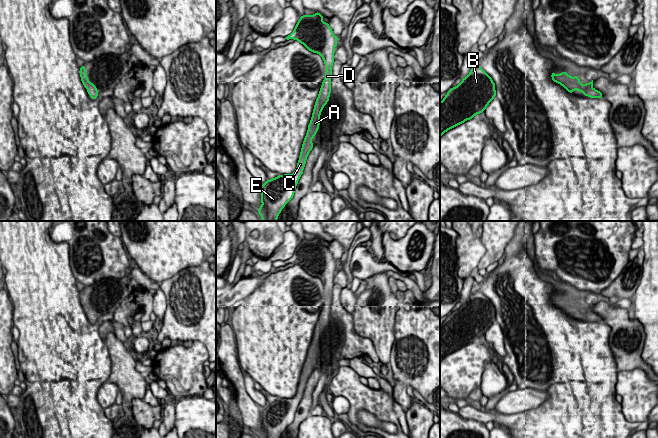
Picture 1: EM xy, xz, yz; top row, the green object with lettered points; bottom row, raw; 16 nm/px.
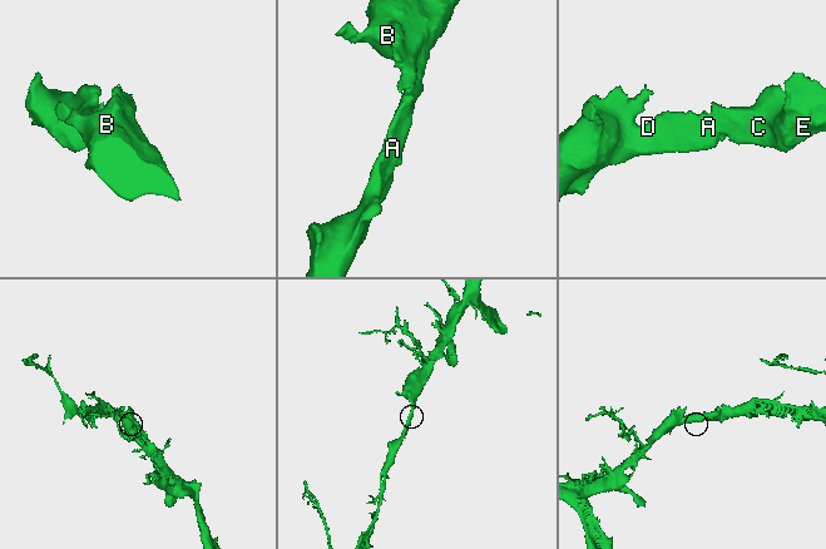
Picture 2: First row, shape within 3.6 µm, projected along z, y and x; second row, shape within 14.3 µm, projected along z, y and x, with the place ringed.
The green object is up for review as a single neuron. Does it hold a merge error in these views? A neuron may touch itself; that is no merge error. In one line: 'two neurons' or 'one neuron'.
one neuron

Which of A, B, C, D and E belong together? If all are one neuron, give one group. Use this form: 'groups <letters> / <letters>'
groups A B C D E

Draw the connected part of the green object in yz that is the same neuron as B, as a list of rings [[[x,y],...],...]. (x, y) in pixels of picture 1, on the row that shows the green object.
[[[475,63],[470,73],[440,102],[440,137],[448,130],[481,114],[496,97],[492,78]]]

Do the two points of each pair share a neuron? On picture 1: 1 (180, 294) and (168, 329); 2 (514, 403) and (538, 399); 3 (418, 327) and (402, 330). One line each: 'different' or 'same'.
1: same
2: same
3: same

